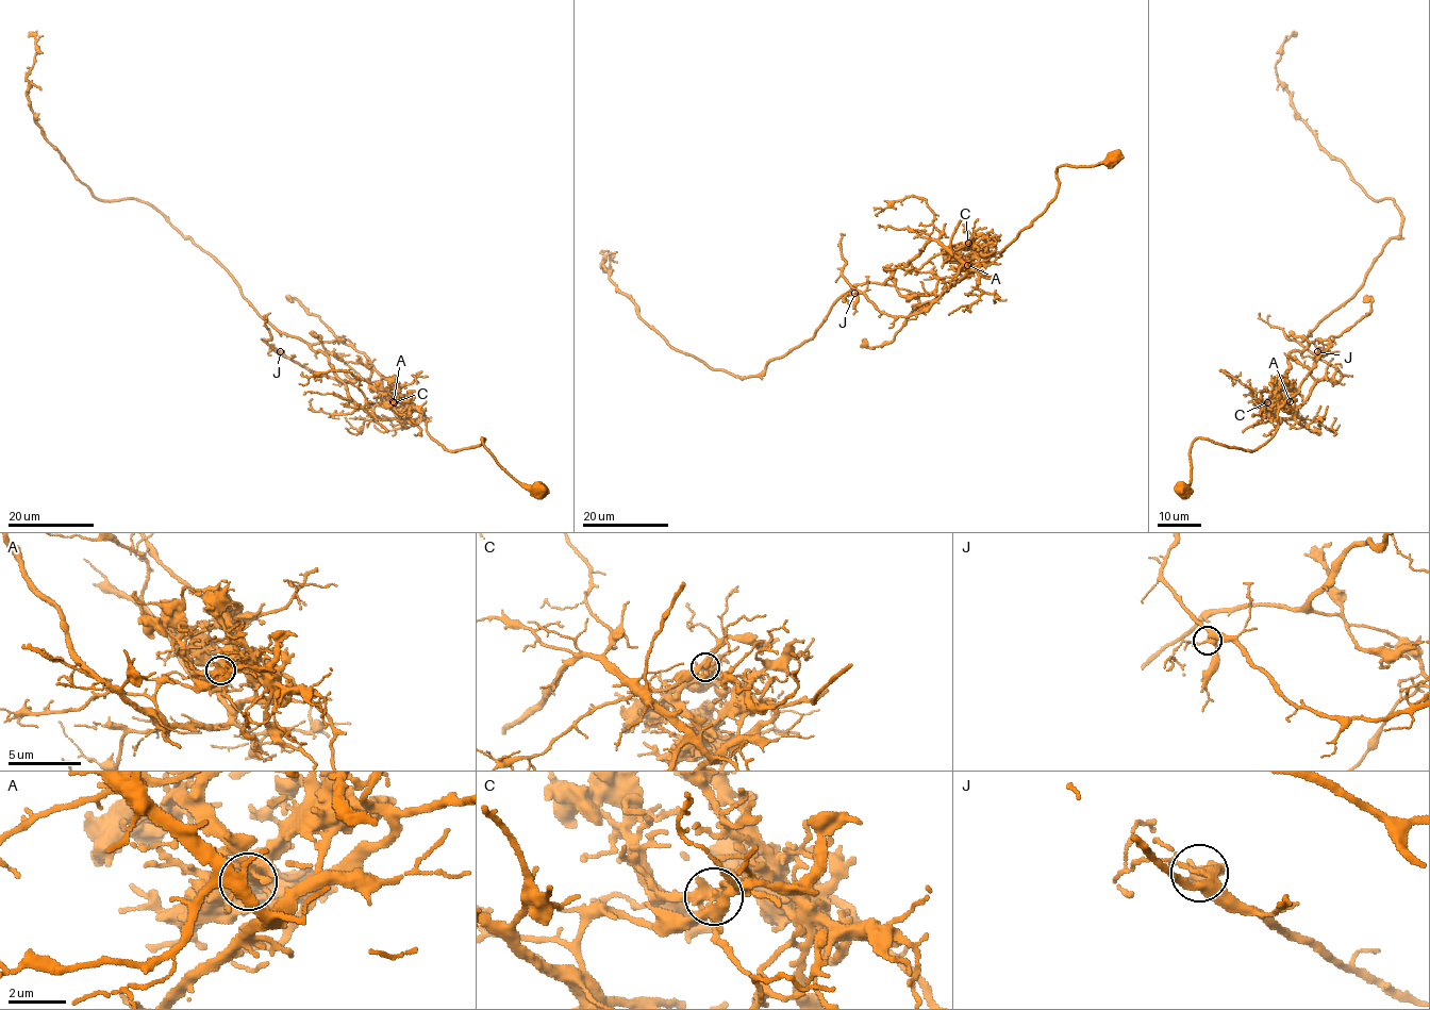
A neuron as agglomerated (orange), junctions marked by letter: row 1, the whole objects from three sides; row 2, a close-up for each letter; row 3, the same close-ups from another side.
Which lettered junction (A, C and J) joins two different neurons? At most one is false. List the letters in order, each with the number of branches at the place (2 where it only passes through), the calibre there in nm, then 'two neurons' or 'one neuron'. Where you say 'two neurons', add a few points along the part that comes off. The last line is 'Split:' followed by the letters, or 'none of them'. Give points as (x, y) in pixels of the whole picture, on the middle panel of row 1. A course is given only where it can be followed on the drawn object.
A: 7 | 440 nm | one neuron
C: 8 | 240 nm | two neurons | (968, 243), (930, 239), (854, 284), (746, 377), (674, 349), (609, 277), (608, 251), (603, 272)
J: 5 | 260 nm | one neuron
Split: C

